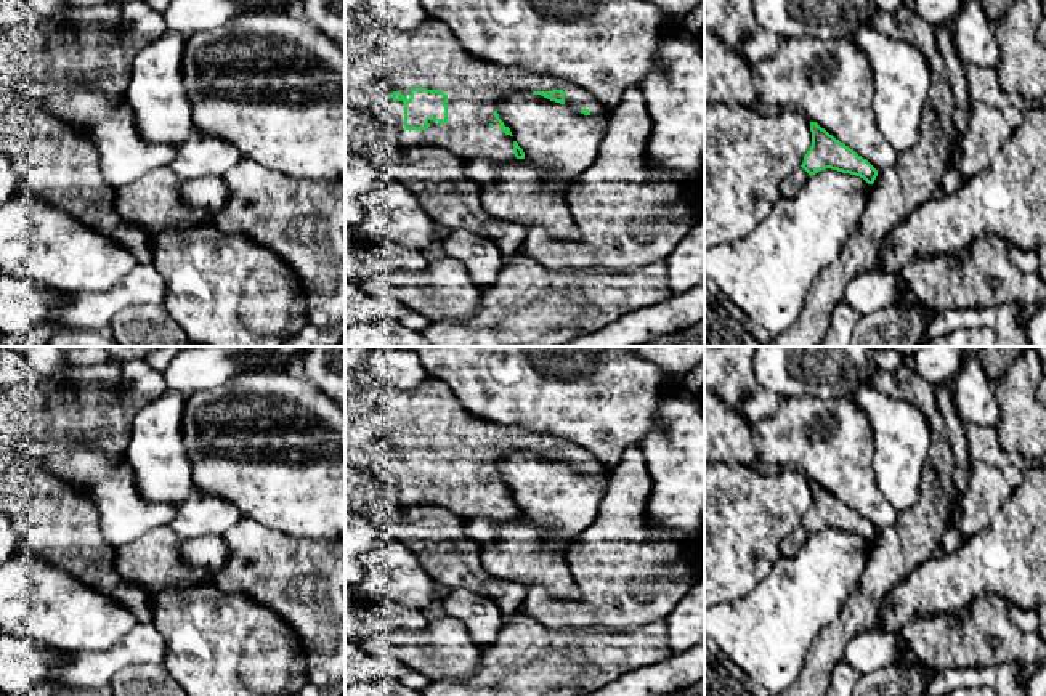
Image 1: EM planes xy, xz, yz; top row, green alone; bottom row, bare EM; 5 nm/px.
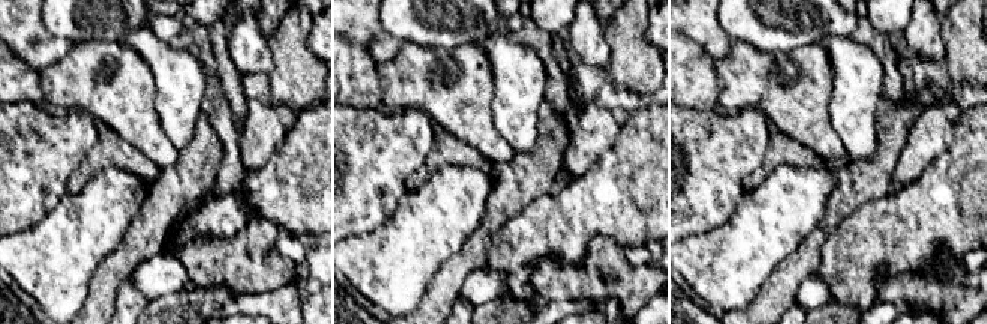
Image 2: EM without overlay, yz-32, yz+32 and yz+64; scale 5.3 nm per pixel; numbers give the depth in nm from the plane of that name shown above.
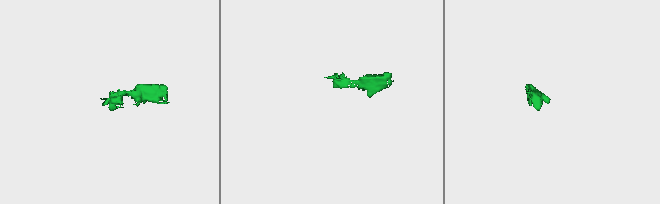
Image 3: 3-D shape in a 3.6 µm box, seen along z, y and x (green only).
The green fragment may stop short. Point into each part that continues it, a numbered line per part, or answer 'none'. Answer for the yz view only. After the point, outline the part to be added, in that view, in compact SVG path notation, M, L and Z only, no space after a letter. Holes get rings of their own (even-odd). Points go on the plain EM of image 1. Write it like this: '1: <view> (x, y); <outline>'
1: yz (793, 542); M799 526L796 531L793 531L780 545L780 552L783 558L794 556L810 539L810 534Z

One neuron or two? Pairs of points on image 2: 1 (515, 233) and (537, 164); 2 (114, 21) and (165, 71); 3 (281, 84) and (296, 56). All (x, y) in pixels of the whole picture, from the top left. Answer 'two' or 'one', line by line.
1: two
2: two
3: one

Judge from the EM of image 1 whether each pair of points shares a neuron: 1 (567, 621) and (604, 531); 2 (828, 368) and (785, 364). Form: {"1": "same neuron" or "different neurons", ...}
{"1": "same neuron", "2": "same neuron"}

